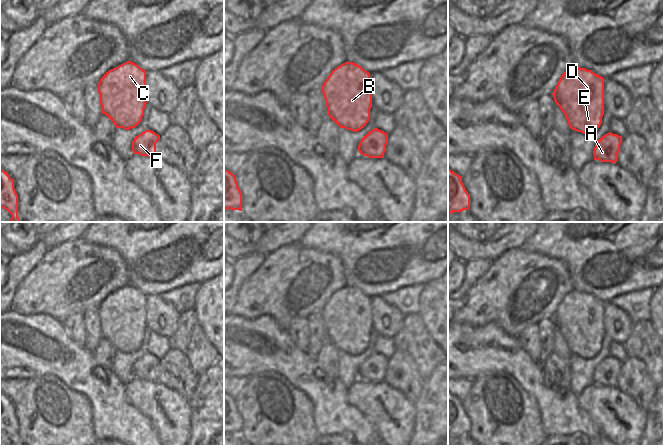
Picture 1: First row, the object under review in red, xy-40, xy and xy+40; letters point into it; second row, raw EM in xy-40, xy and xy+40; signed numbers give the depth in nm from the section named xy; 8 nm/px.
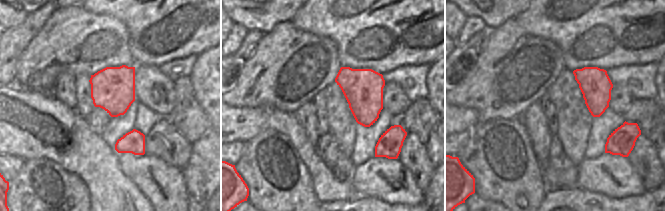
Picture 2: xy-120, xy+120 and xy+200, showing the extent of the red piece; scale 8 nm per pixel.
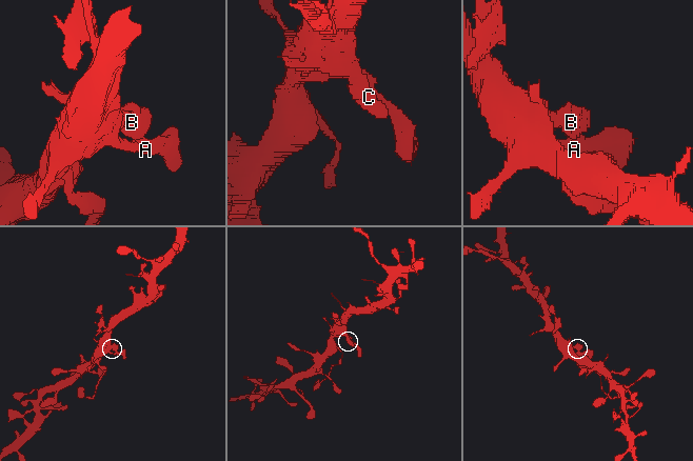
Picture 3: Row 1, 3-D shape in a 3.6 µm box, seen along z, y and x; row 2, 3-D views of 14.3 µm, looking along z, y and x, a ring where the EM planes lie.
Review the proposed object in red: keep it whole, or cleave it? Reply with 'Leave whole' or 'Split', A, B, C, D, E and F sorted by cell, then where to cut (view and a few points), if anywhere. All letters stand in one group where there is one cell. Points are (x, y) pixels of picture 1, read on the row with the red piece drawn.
Leave whole. Groups: A B C D E F. No split

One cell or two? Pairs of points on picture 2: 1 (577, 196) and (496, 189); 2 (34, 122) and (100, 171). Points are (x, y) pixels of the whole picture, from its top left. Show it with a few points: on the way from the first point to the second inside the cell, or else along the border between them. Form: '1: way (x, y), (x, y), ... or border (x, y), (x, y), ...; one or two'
1: border (547, 191), (542, 200); two
2: way (49, 140), (49, 144), (58, 153), (82, 154); one

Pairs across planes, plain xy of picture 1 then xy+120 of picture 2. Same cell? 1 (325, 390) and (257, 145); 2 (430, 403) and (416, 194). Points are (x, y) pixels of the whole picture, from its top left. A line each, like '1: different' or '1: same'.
1: different
2: different

